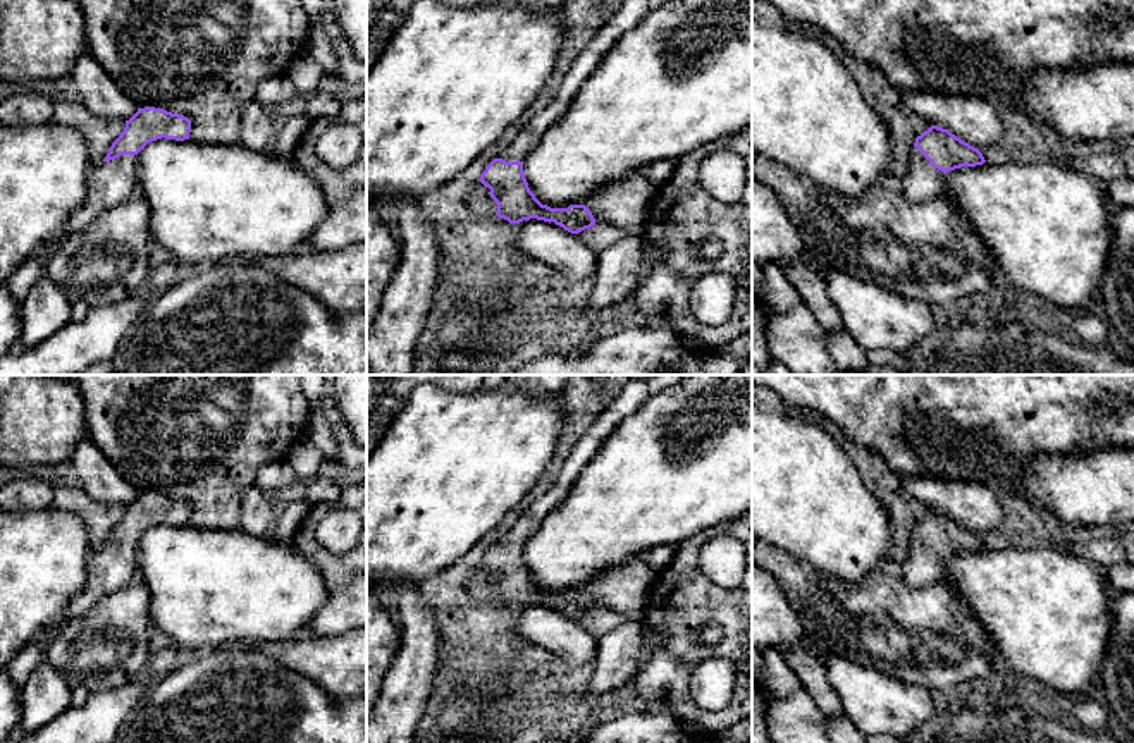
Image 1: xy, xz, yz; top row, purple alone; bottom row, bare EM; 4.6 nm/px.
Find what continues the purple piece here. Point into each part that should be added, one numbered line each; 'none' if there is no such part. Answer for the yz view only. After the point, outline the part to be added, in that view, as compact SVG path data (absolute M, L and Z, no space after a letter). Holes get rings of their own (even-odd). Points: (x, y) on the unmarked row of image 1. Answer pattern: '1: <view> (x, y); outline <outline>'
1: yz (923, 568); outline M915 531L909 533L909 549L902 564L903 580L912 588L926 588L936 583L950 583L945 559L934 554Z

